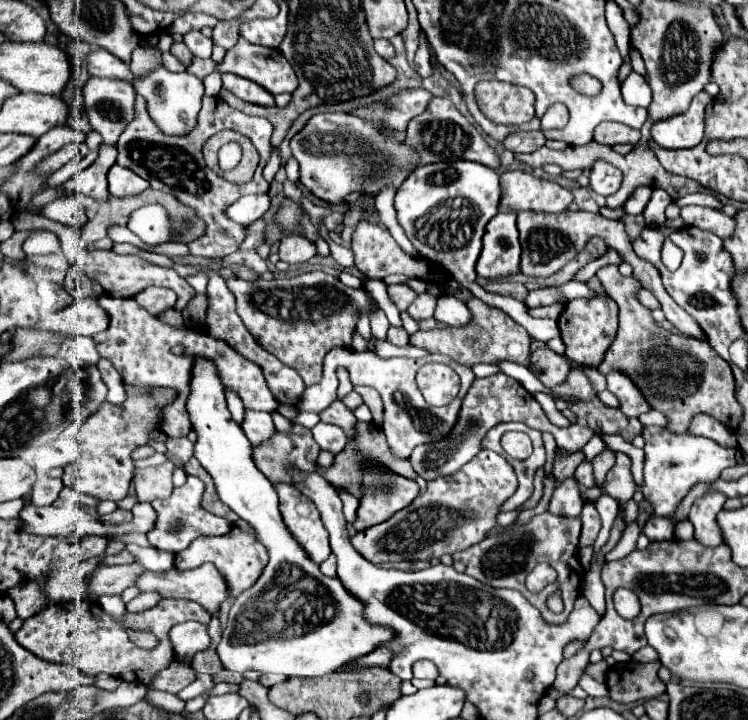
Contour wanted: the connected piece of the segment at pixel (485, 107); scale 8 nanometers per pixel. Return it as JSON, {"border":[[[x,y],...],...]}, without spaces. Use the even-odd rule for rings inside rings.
{"border":[[[480,81],[476,85],[476,103],[494,123],[518,125],[534,117],[534,93],[512,83]]]}

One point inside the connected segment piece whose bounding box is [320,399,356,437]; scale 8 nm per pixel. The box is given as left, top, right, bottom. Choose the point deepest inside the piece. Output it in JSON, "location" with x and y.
{"location":[337,413]}

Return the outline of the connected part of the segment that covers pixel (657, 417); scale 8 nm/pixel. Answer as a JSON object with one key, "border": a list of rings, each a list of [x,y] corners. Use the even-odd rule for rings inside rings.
{"border":[[[648,411],[648,413],[642,413],[640,417],[640,423],[642,425],[660,425],[660,427],[666,427],[666,417],[662,415],[662,413],[658,413],[658,411]]]}

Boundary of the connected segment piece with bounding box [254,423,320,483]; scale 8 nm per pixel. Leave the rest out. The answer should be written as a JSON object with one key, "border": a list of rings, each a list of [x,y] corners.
{"border":[[[294,423],[292,435],[276,433],[272,441],[256,447],[254,461],[270,481],[290,483],[286,465],[296,465],[300,471],[314,471],[318,451],[320,447],[312,439],[310,429]]]}

